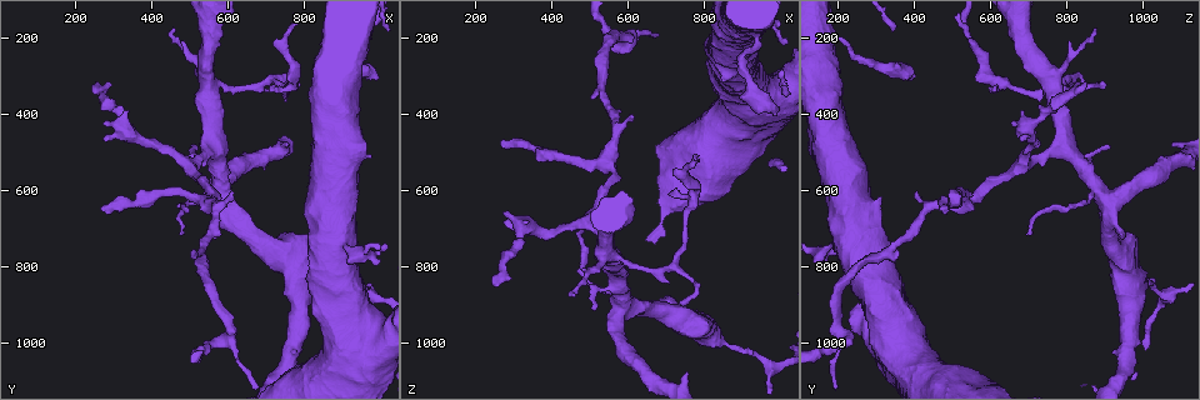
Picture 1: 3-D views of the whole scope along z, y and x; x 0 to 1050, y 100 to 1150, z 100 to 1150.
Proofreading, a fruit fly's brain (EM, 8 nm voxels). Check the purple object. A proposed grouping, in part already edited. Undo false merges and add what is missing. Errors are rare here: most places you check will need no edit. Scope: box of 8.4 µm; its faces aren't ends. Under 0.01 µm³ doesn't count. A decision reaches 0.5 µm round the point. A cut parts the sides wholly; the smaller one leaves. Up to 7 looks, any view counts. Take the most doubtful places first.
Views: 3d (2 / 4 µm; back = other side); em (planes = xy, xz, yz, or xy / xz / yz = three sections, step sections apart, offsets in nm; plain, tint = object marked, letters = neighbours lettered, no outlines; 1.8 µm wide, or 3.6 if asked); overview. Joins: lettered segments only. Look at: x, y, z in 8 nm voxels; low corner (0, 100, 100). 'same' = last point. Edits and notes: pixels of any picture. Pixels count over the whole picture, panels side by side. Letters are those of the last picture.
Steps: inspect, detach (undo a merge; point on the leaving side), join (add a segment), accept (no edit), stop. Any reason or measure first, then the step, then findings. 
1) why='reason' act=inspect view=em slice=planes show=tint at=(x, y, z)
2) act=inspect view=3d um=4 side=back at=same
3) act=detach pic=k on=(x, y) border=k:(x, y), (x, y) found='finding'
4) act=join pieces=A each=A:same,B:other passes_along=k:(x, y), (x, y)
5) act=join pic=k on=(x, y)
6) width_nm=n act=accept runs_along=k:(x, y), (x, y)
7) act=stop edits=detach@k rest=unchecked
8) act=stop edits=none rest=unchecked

why='free end' act=inspect view=em slice=planes show=letters at=(760, 480, 1070)

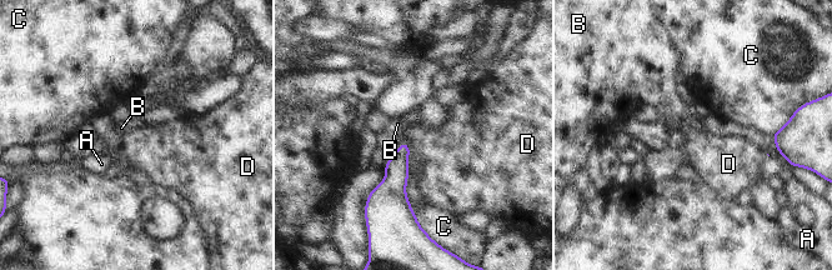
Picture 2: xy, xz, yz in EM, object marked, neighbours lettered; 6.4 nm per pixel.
act=accept each=A:other,B:other,C:other,D:other border=2:(404, 140), (411, 151) found='none of them fits'

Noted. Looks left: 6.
why='thick turns thin' act=inspect view=3d um=4 at=(585, 620, 910)

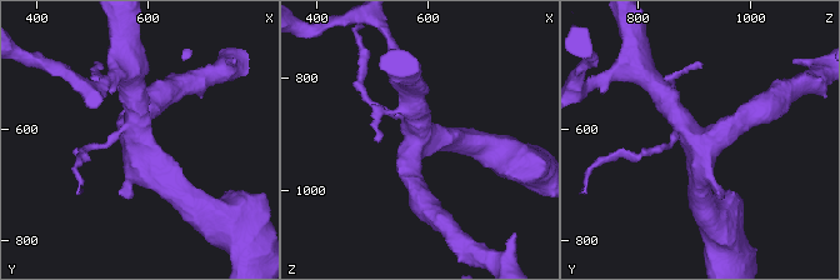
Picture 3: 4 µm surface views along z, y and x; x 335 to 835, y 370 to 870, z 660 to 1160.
act=inspect view=em slice=xz step=16 show=tint at=(585, 630, 905)

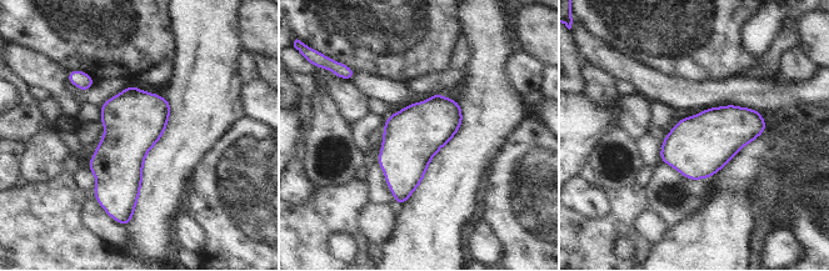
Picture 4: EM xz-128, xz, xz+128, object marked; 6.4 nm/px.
act=inspect view=em slice=planes show=letters at=same

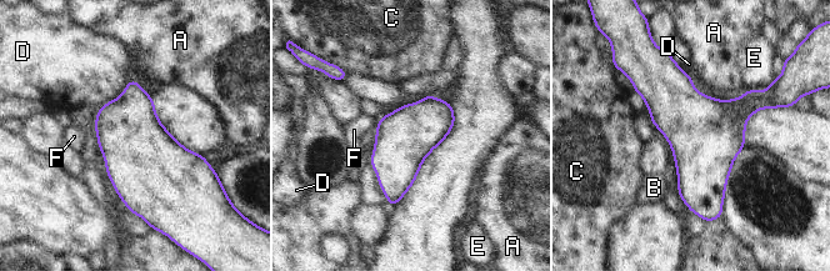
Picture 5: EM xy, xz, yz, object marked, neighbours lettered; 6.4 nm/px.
act=accept each=A:other,B:other,C:other,D:other,E:other,F:other border=5:(379, 119), (378, 126), (374, 130) found='all the same neuron'

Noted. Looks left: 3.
why='long arm stops here' act=inspect view=3d um=2 at=(985, 295, 400)

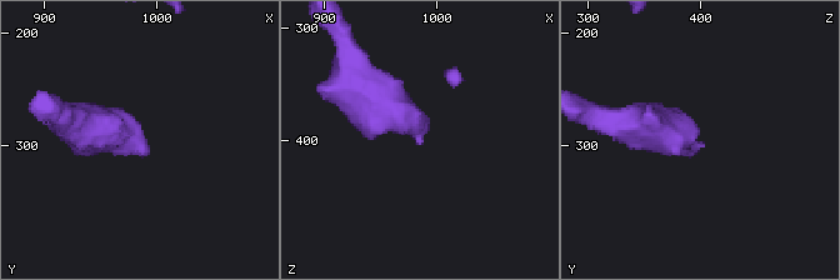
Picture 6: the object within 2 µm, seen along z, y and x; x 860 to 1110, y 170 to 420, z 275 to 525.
why='now the EM' act=inspect view=em um=3.6 slice=xy step=8 show=letters at=(986, 300, 404)

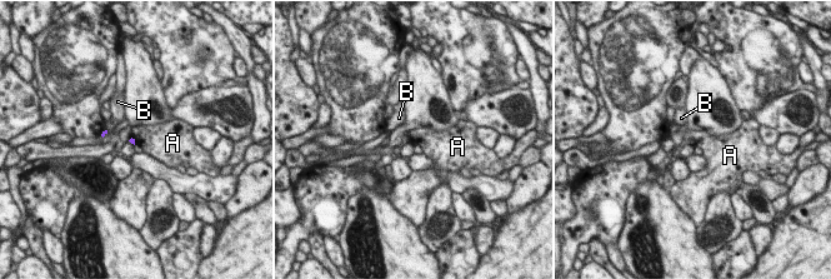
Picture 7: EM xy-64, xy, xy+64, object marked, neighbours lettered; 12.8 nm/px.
why='cut it another way' act=inspect view=em um=3.6 slice=planes show=letters at=same

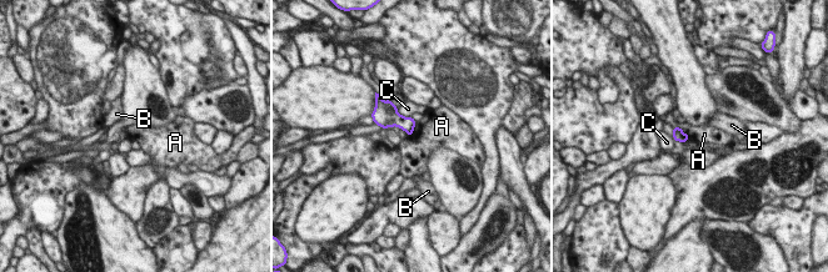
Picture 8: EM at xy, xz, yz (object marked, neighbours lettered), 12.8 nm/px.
longest_contact=A:280nm act=accept each=A:other,B:other,C:other border=8:(673, 126), (678, 126), (691, 136) found='none of them fits'

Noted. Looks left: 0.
act=stop edits=none rest=unchecked

